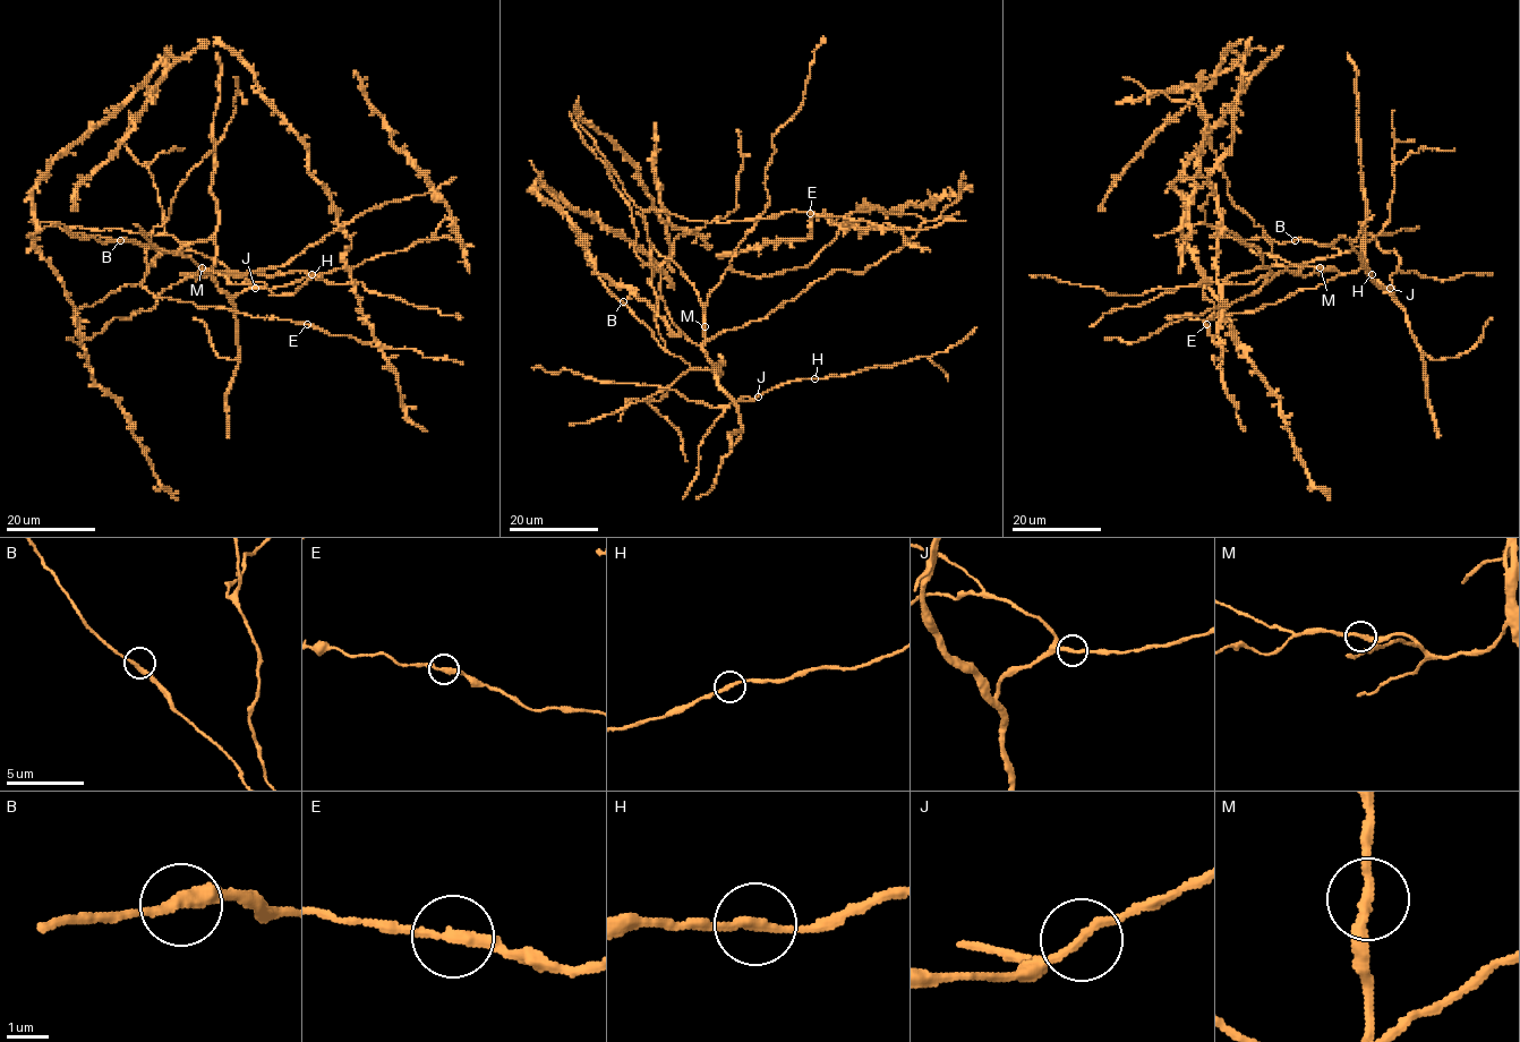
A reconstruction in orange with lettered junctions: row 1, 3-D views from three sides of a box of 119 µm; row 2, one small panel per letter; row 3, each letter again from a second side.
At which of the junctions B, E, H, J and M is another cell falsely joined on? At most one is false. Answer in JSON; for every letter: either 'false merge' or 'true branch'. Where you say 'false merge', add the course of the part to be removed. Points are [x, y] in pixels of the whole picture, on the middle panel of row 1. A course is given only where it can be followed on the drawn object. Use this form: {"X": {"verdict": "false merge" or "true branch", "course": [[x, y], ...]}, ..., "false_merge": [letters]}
{"B": {"verdict": "true branch"}, "E": {"verdict": "true branch"}, "H": {"verdict": "true branch"}, "J": {"verdict": "true branch"}, "M": {"verdict": "true branch"}, "false_merge": []}

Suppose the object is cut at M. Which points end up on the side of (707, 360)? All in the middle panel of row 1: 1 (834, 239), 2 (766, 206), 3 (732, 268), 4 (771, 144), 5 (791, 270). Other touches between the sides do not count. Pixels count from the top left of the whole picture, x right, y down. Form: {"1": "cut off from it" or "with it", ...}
{"1": "cut off from it", "2": "cut off from it", "3": "cut off from it", "4": "cut off from it", "5": "cut off from it"}

